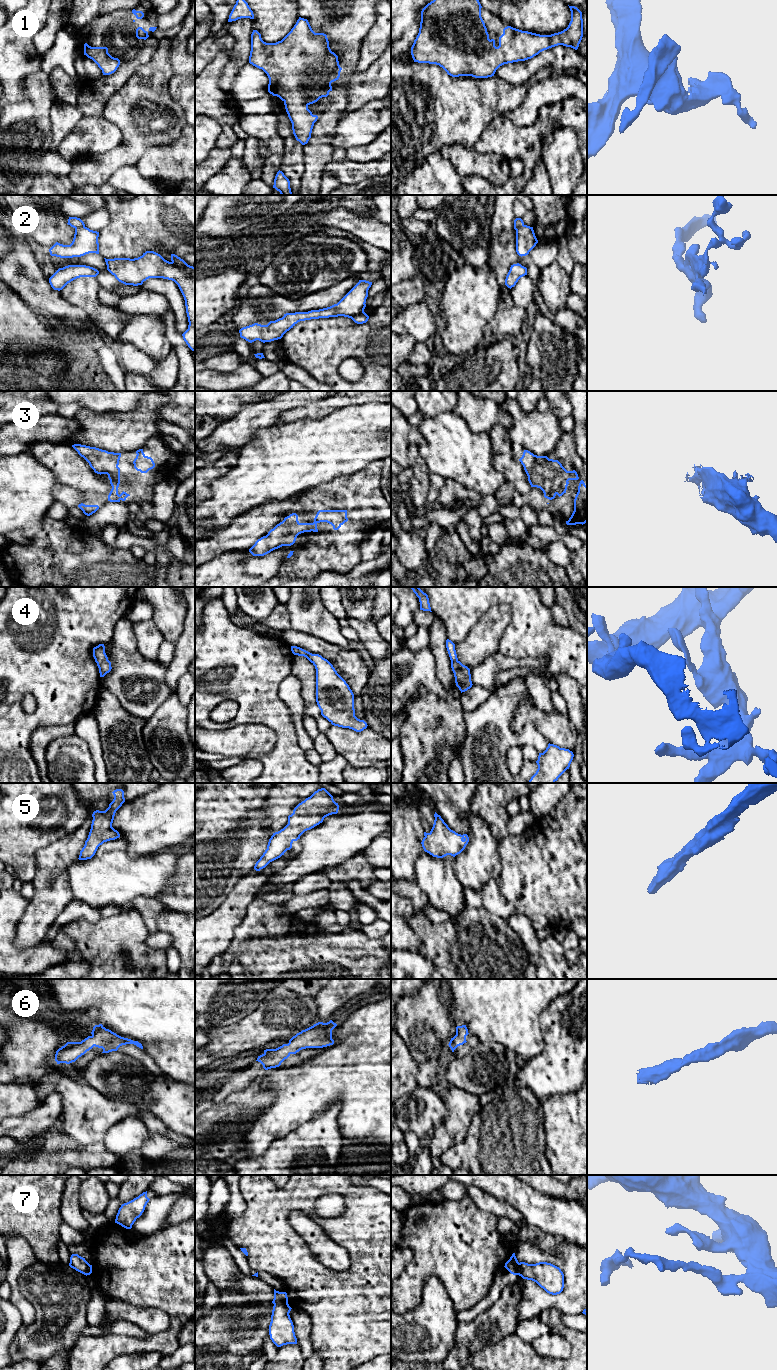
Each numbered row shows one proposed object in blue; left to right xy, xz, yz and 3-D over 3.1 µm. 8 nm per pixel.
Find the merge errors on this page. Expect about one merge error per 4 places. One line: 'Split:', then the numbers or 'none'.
Split: none

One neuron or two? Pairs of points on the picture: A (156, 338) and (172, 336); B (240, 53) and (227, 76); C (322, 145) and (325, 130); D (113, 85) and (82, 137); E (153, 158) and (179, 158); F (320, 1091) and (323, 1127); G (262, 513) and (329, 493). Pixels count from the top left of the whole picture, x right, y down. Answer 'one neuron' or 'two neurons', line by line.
A: two neurons
B: one neuron
C: one neuron
D: two neurons
E: one neuron
F: two neurons
G: two neurons

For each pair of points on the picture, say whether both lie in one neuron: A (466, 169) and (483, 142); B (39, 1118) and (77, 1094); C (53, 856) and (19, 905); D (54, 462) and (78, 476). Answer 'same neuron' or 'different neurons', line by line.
A: different neurons
B: different neurons
C: different neurons
D: same neuron

